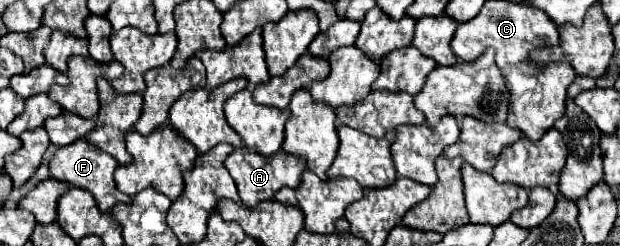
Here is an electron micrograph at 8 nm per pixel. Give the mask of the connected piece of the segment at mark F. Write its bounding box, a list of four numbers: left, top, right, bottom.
[50,140,130,212]

